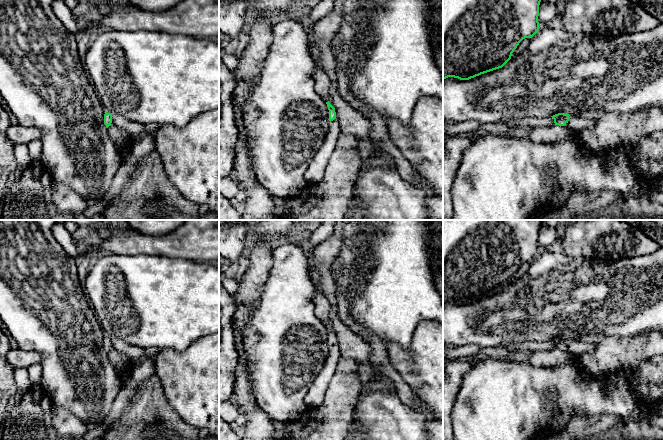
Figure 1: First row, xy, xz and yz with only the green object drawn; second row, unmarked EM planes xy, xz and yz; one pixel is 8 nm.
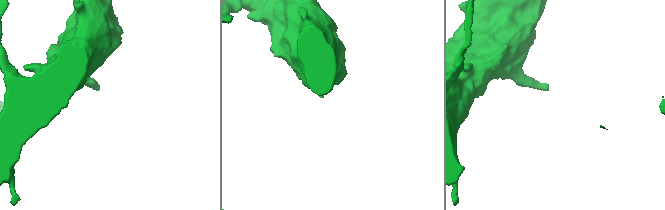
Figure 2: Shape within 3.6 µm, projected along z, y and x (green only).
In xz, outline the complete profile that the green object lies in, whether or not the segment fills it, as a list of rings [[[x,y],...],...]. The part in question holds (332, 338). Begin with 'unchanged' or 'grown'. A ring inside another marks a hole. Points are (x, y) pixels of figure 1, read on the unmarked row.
grown; [[[326,326],[329,334],[329,354],[321,372],[317,375],[315,381],[310,386],[304,403],[307,409],[311,409],[320,405],[324,400],[324,394],[328,388],[328,384],[336,371],[336,365],[340,358],[340,352],[336,341],[335,332]]]

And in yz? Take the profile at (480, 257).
unchanged; [[[443,220],[443,303],[469,304],[502,292],[519,267],[539,254],[539,229],[544,220]]]

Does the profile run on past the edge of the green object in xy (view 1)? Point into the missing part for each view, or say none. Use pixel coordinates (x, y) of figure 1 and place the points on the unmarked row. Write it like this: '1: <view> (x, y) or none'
1: none

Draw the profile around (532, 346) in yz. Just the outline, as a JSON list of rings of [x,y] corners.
[[[529,341],[523,343],[514,343],[510,345],[504,345],[503,348],[512,350],[528,350],[530,352],[542,351],[542,350],[552,350],[554,349],[554,343],[552,341],[542,342],[542,341]]]

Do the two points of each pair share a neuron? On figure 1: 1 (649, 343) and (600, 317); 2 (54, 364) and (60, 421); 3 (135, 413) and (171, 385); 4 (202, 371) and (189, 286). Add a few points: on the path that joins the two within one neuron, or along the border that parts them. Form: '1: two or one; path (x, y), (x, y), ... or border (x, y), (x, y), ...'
1: two; border (652, 330), (631, 336), (611, 336)
2: two; border (54, 403), (66, 407), (78, 417)
3: two; border (154, 375), (159, 380), (167, 401), (176, 411)
4: two; border (208, 334), (196, 339), (184, 350), (175, 349)

